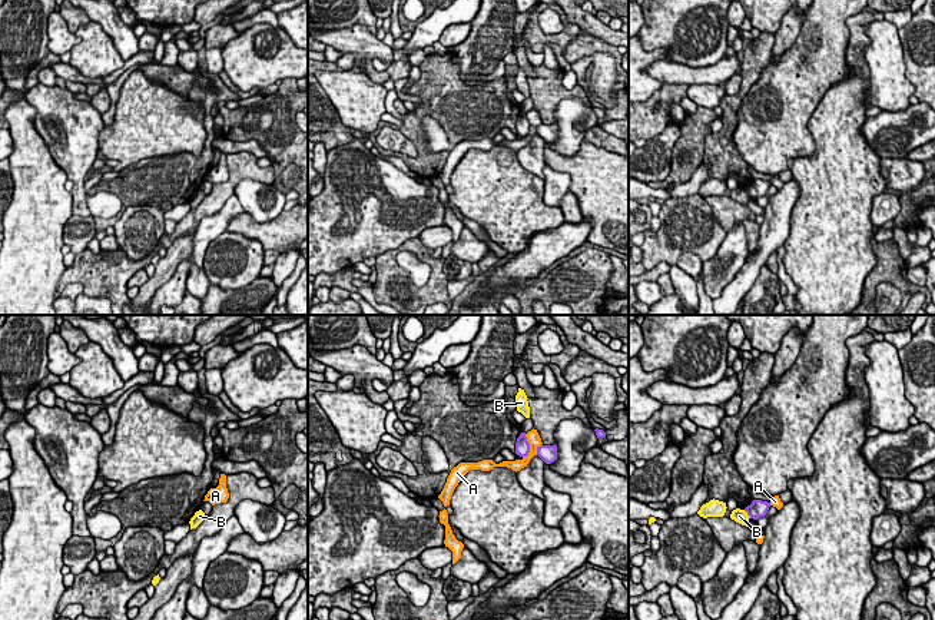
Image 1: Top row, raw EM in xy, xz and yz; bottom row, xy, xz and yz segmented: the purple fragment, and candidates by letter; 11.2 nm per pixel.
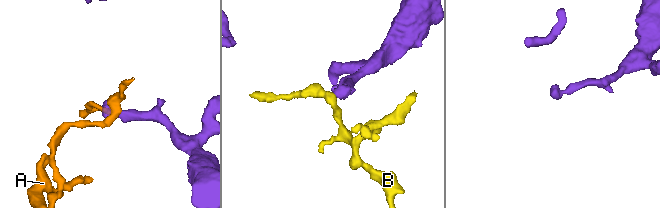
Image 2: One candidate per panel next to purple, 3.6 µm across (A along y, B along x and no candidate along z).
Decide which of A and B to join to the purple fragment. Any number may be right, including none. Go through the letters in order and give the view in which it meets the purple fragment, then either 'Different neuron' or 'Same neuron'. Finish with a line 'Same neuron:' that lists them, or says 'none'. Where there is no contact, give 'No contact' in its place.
A: Touches purple in xz. Different neuron
B: Touches purple in yz. Different neuron
Same neuron: none

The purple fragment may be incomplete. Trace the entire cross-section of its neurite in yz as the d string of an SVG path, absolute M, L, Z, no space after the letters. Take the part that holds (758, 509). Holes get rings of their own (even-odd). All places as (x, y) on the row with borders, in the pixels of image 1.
M753 500L752 504L745 508L745 511L750 518L757 520L766 515L769 507L770 507L770 503L767 501Z

